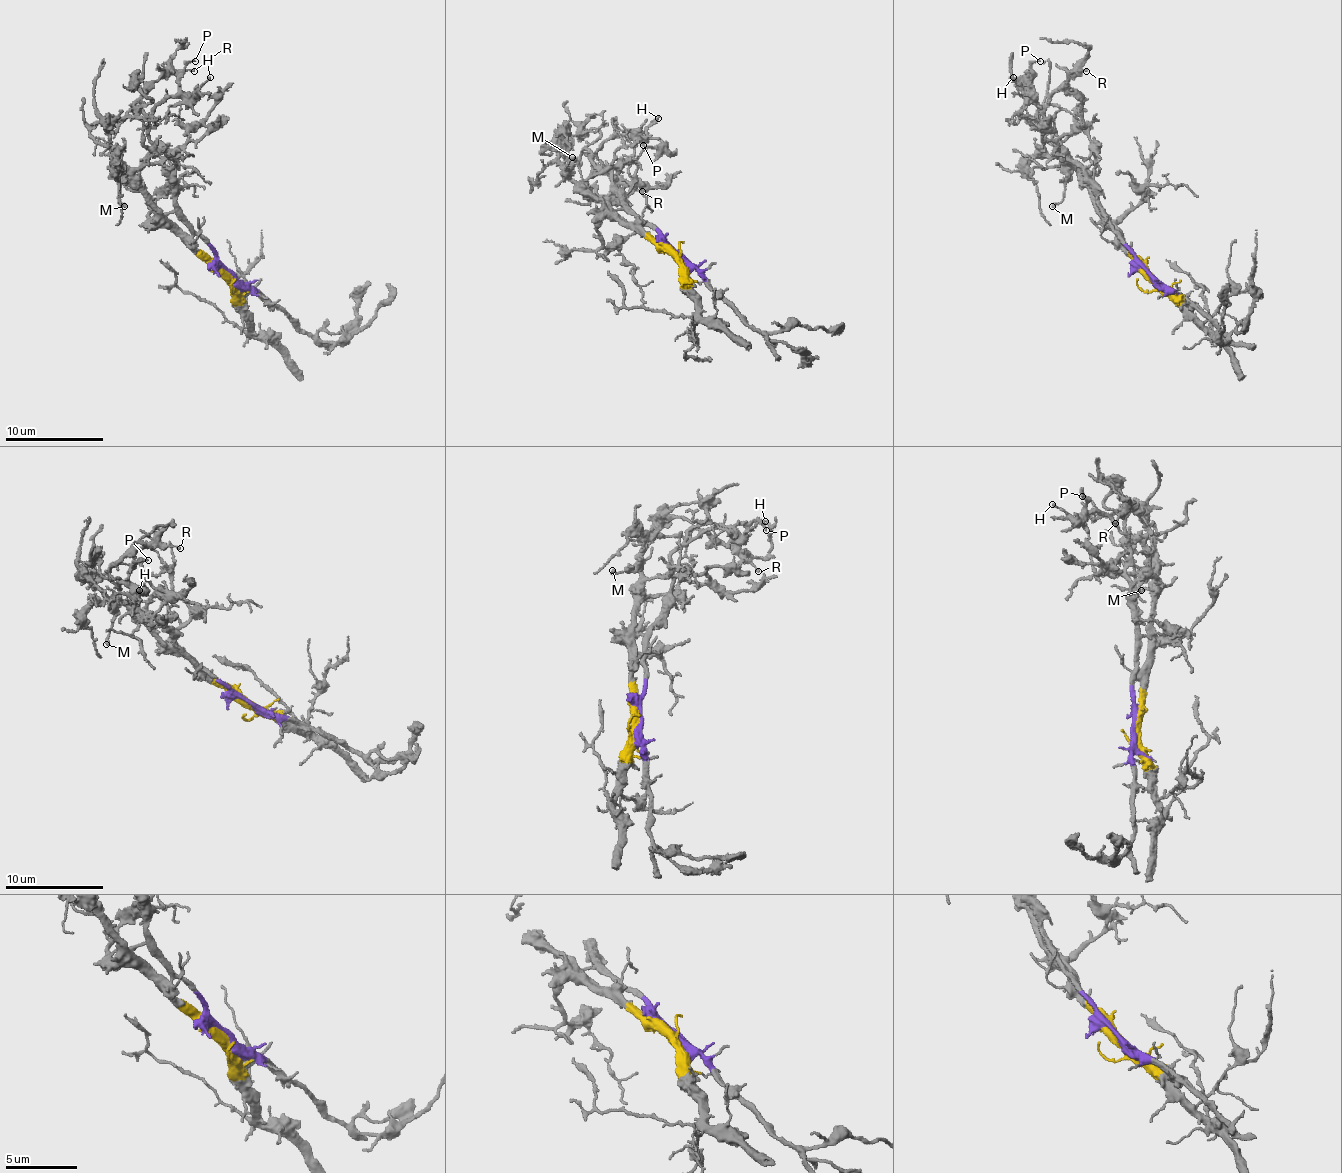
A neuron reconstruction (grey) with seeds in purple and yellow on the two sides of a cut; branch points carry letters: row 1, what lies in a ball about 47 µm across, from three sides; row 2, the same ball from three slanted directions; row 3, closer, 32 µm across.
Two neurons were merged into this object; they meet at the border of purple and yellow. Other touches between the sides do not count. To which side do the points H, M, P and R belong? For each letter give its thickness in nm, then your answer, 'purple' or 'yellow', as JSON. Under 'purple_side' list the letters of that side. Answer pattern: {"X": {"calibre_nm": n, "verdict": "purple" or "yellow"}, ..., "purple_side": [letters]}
{"H": {"calibre_nm": 120, "verdict": "purple"}, "M": {"calibre_nm": 90, "verdict": "yellow"}, "P": {"calibre_nm": 120, "verdict": "purple"}, "R": {"calibre_nm": 140, "verdict": "purple"}, "purple_side": ["H", "P", "R"]}

